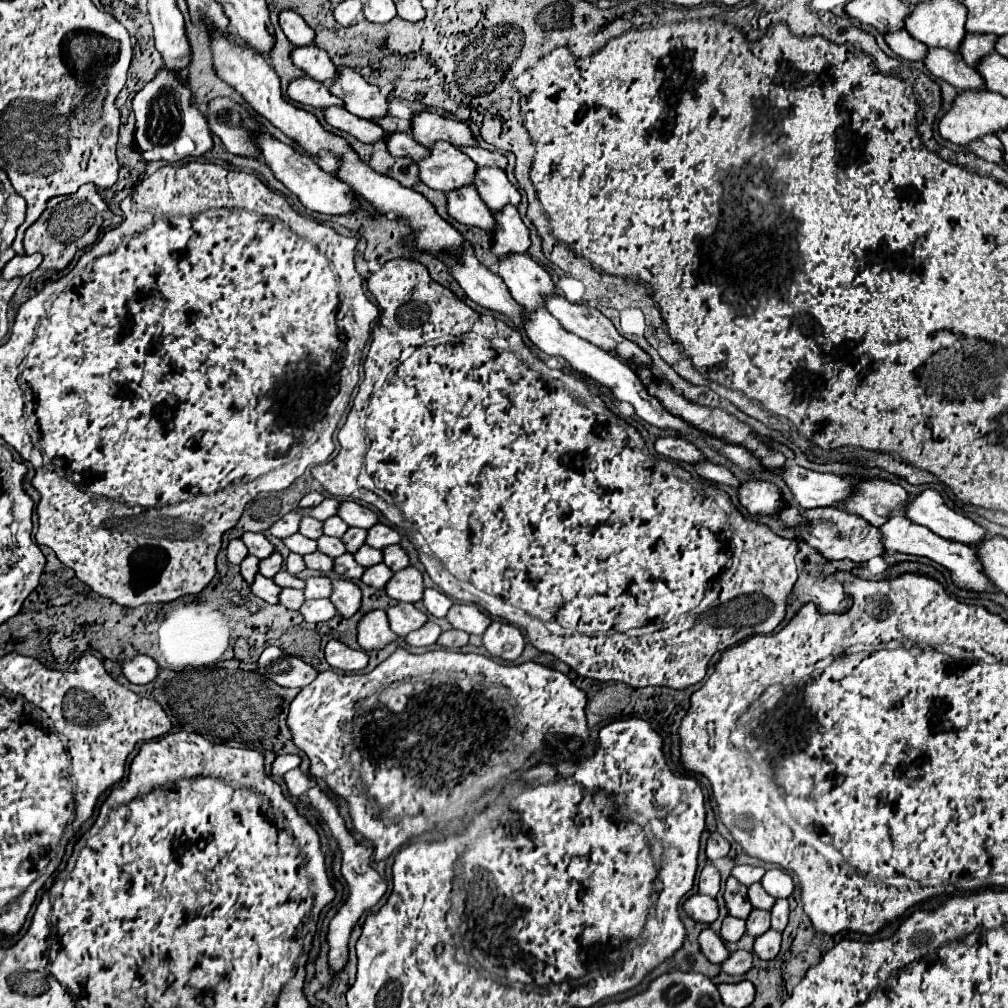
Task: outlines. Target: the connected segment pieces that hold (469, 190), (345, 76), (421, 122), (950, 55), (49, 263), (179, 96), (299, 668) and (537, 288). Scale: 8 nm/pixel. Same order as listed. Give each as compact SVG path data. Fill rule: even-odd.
M473 186L459 188L457 192L447 192L447 208L449 216L453 216L461 224L477 226L487 234L491 234L497 228L493 212L485 208L485 202L479 198Z
M339 68L341 78L331 84L331 92L343 100L345 108L361 118L379 120L389 114L389 100L379 92L377 86L363 80L351 68Z
M417 114L413 120L411 136L425 148L433 148L435 142L451 142L453 146L477 146L477 138L465 122L443 118L439 114Z
M931 48L925 58L925 68L949 82L953 88L965 92L965 90L983 90L985 80L975 68L969 68L965 60L961 60L959 52L945 52L945 48Z
M83 184L75 194L71 196L55 196L47 202L47 210L41 214L37 222L33 222L23 238L25 252L33 254L39 252L43 256L41 270L65 270L75 254L79 250L89 248L93 242L99 240L99 236L105 232L105 228L113 228L121 222L119 216L115 216L109 206L99 196L95 184Z
M159 68L155 78L147 82L135 96L133 96L133 114L137 118L135 124L135 142L143 156L143 160L165 160L171 164L177 164L185 158L185 152L177 148L177 142L181 138L193 140L195 148L189 156L203 156L211 150L213 140L209 134L207 118L193 106L191 102L191 90L185 82L179 80L177 72L171 72L169 68Z
M267 646L261 652L259 672L265 678L277 682L279 686L289 686L289 688L303 688L309 682L313 682L317 676L313 666L305 664L301 658L285 654L277 646Z
M525 254L503 258L497 274L507 284L511 296L529 312L539 310L545 304L545 296L555 294L555 282L551 274Z

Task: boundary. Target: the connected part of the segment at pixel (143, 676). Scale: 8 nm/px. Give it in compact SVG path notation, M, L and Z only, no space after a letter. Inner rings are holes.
M139 654L133 660L121 662L121 672L133 684L147 684L147 682L151 682L157 676L159 666L155 664L153 658Z

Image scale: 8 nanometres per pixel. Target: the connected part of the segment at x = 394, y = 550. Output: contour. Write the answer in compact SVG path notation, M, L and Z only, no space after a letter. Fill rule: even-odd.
M385 546L381 552L383 552L383 562L385 562L393 572L397 572L399 568L409 566L409 558L407 558L407 554L405 554L399 546Z

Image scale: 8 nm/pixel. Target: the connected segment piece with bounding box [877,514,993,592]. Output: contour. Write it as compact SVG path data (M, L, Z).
M903 514L897 516L889 516L889 520L885 524L881 524L879 528L881 534L881 542L889 552L903 552L903 554L915 554L915 556L927 556L929 560L945 566L951 574L957 586L967 588L967 590L977 590L977 592L989 592L993 590L993 584L989 584L989 580L985 580L985 574L981 572L981 564L977 564L977 556L973 558L973 550L969 550L969 546L955 542L955 540L945 540L941 536L937 536L935 532L931 532L925 526L917 526L911 520L907 520Z

